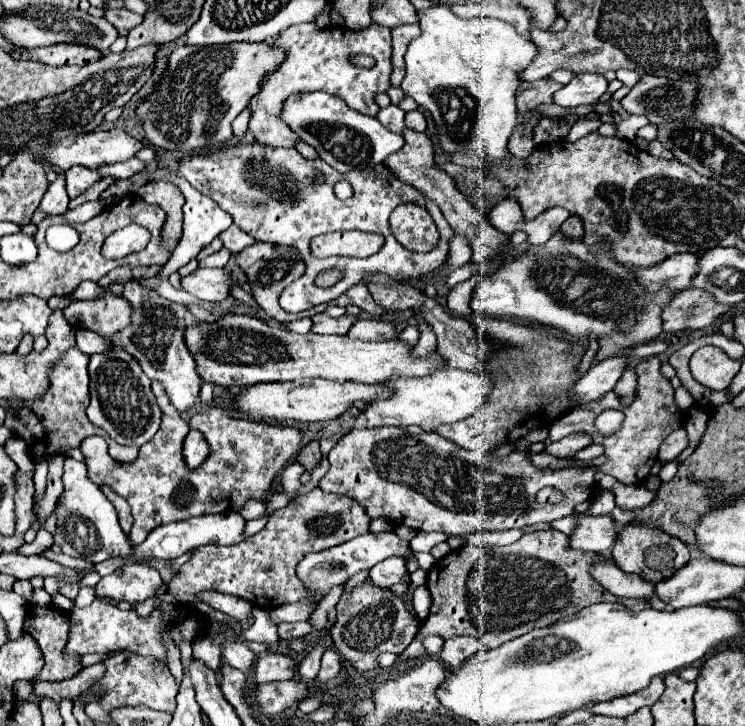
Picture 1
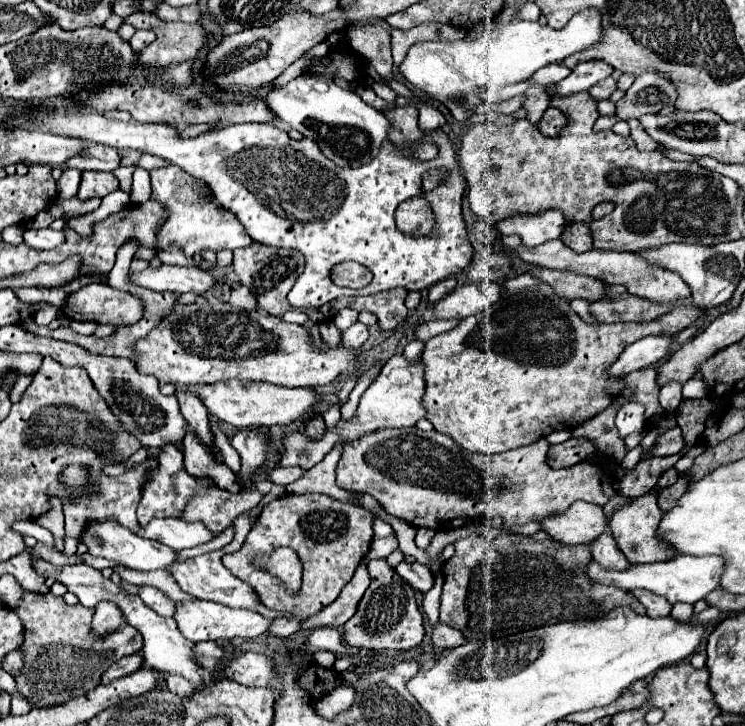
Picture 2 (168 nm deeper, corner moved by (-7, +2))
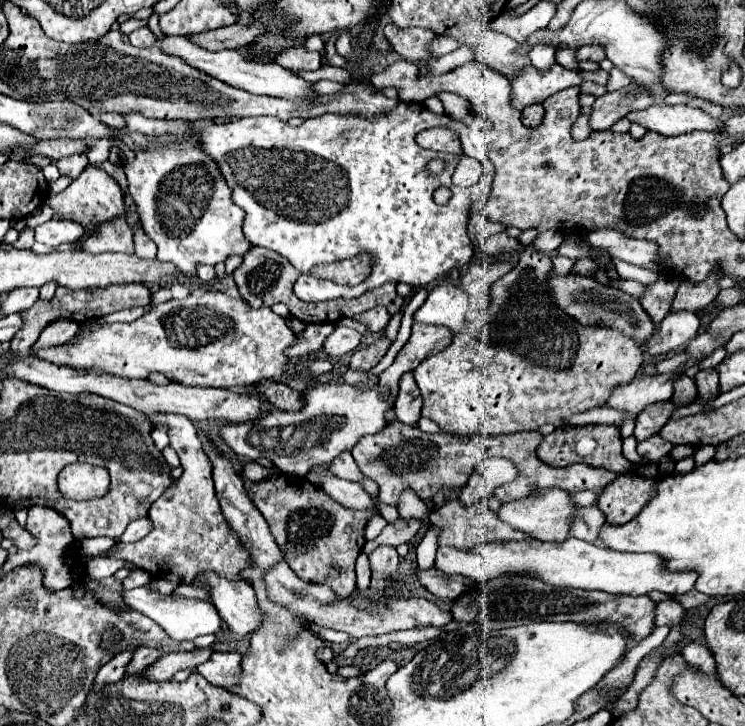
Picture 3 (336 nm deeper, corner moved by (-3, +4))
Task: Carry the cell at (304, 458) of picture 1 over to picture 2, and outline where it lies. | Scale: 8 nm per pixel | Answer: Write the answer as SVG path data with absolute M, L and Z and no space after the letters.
M322 415L310 417L310 419L306 421L306 433L308 433L308 435L312 435L312 437L318 437L318 435L322 435L322 433L324 433L324 429L326 429L326 425L324 425L324 419L322 419Z

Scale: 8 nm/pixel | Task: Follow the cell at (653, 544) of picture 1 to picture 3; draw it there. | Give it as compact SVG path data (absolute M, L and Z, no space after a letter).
M622 473L598 497L598 507L606 515L606 523L620 525L632 521L632 517L642 511L642 507L652 499L654 493L654 479Z

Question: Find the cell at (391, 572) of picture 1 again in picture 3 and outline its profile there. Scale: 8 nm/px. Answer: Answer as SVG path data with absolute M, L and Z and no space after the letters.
M416 569L416 577L422 583L422 587L426 587L432 595L440 597L440 599L456 599L466 587L468 587L468 579L462 575L446 575L440 569Z

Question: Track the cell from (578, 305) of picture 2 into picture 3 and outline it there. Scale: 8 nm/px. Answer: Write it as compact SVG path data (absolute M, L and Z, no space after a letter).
M557 255L556 257L552 258L552 262L554 267L553 270L559 275L566 275L571 271L574 265L574 261L561 255Z

